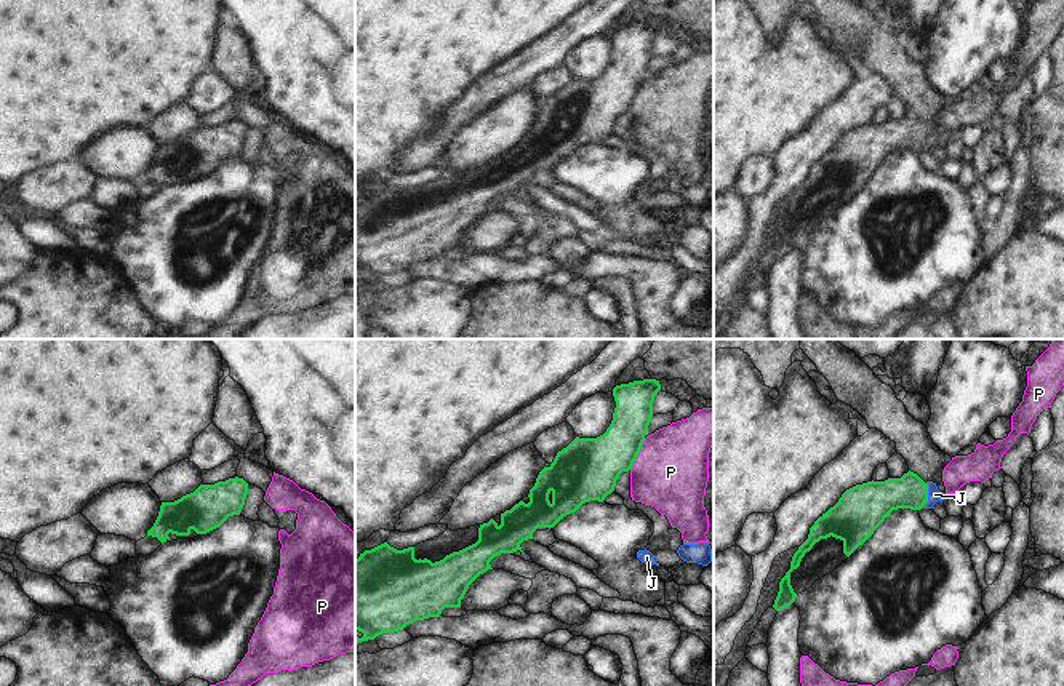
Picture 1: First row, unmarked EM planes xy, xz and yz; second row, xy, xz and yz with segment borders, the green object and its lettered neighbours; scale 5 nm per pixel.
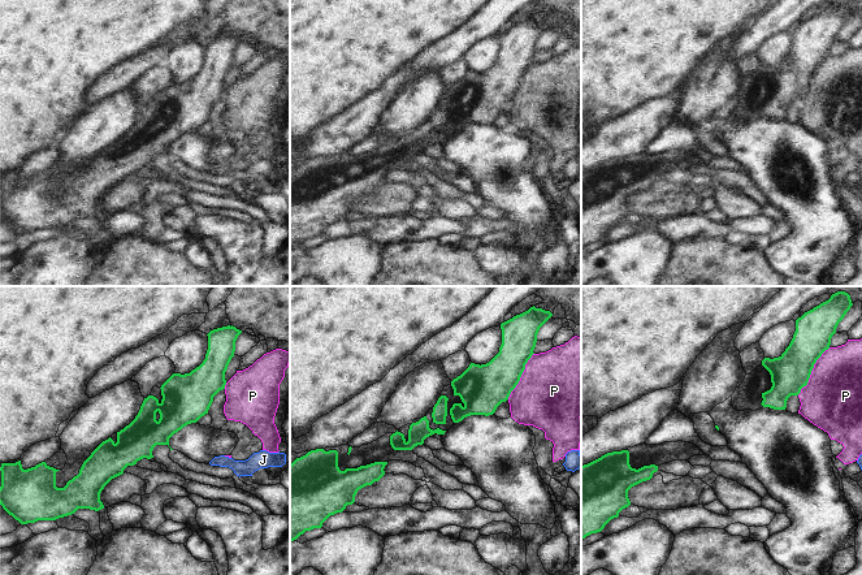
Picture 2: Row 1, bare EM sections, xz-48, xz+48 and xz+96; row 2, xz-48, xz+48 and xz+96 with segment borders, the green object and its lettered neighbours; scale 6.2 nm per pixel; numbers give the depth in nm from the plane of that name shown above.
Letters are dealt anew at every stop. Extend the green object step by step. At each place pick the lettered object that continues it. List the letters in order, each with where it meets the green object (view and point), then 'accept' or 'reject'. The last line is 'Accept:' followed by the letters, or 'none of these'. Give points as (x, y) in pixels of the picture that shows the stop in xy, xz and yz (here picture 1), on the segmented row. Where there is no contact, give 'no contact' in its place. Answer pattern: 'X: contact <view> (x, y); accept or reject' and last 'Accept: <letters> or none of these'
J: contact yz (927, 496); accept
P: contact xz (637, 454); reject
Accept: J

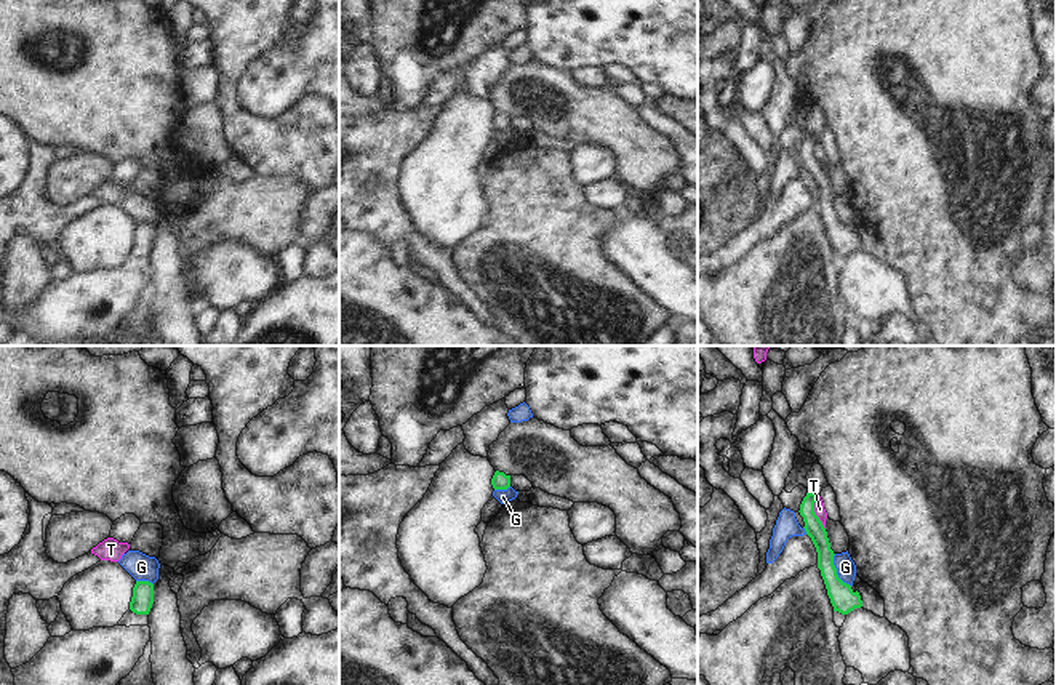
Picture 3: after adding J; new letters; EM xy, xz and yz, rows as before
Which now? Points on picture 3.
G: contact yz (836, 572); reject
T: contact yz (815, 514); reject
Accept: none of these

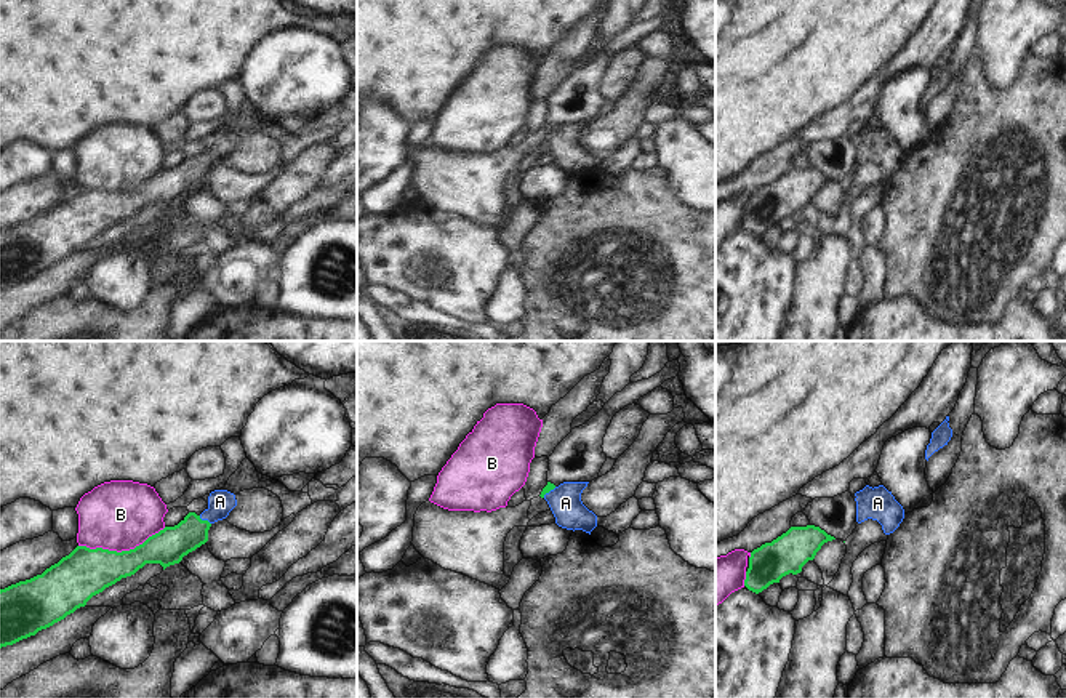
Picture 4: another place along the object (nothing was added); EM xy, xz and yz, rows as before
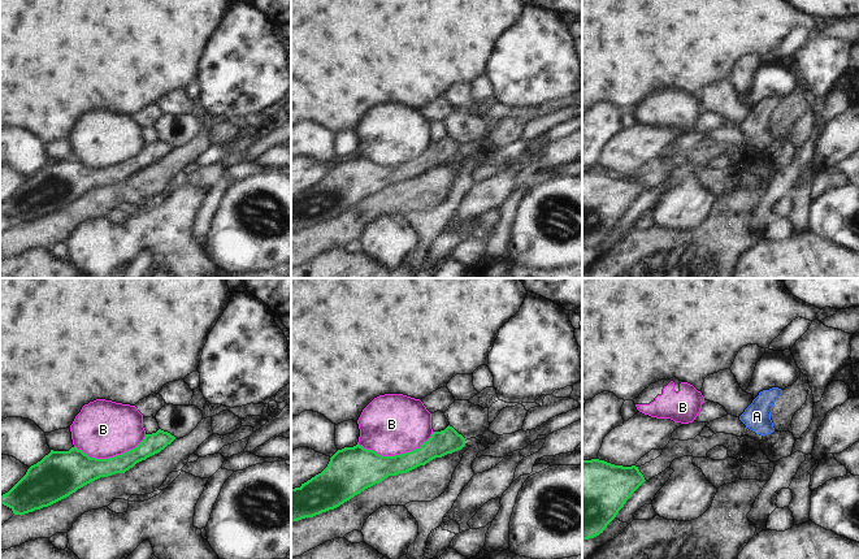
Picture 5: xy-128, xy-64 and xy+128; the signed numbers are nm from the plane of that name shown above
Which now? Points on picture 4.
A: contact xy (205, 521); accept
B: contact xy (122, 551); reject
Accept: A

